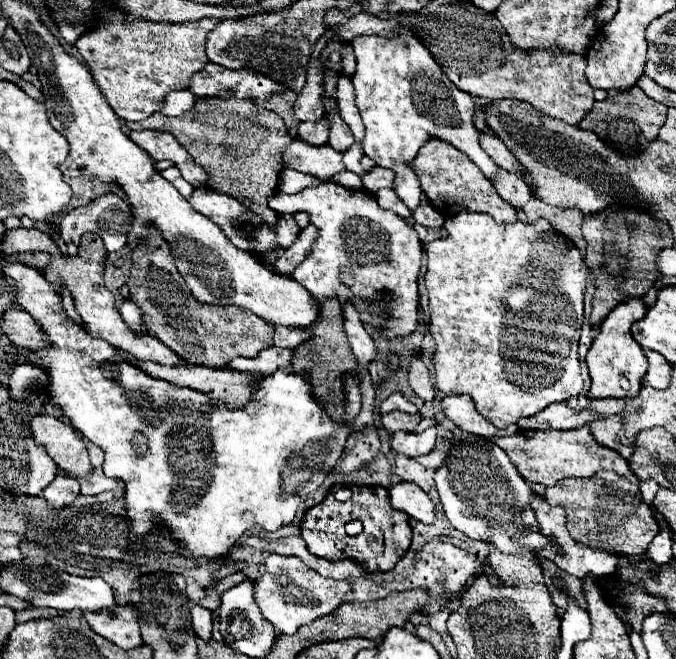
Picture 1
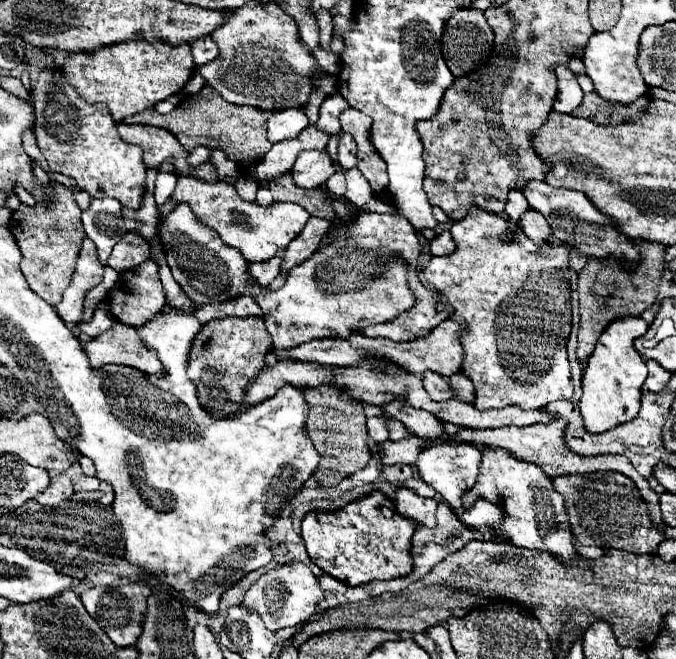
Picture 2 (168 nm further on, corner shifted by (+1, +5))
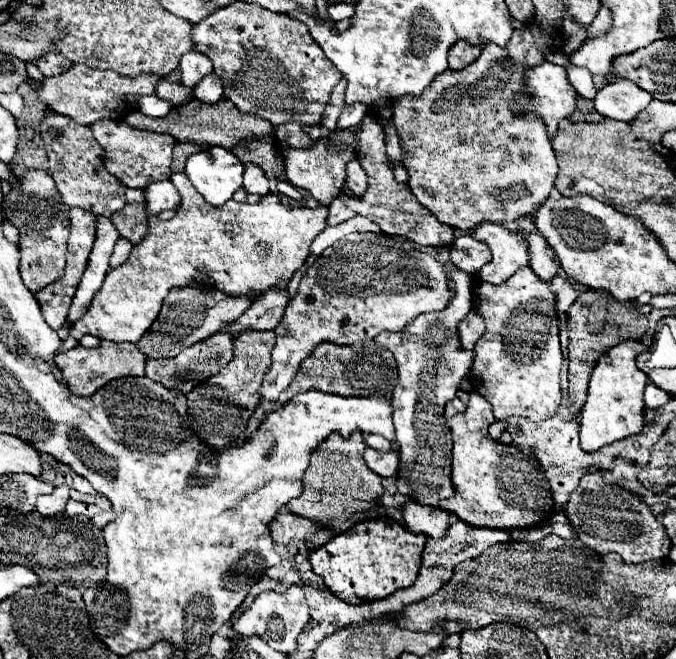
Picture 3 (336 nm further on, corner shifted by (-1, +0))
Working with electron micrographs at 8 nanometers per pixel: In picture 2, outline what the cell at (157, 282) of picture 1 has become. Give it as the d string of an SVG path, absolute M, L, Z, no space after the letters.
M225 318L205 324L191 346L187 364L187 374L197 388L199 404L209 414L213 414L213 418L241 412L245 408L243 396L247 392L247 386L267 366L265 356L267 352L271 352L271 348L273 342L263 318Z

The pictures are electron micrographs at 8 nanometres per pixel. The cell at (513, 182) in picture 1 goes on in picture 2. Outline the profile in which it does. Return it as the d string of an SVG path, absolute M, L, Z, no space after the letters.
M527 210L521 218L521 228L527 234L527 238L531 242L535 242L537 246L543 246L551 240L551 228L547 224L547 220L543 218L543 214L535 212L535 210Z

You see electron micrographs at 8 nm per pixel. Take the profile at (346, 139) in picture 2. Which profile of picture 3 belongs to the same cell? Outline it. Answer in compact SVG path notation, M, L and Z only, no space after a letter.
M357 159L347 163L347 181L345 181L345 187L353 195L363 195L367 191L367 175L361 169L361 165L357 163Z

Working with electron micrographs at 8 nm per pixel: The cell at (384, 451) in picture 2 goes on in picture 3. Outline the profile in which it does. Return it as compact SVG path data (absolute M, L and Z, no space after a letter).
M367 447L363 457L365 457L365 463L369 465L369 469L381 477L395 477L399 471L399 451L395 451L395 449L389 449L383 453L383 451Z

